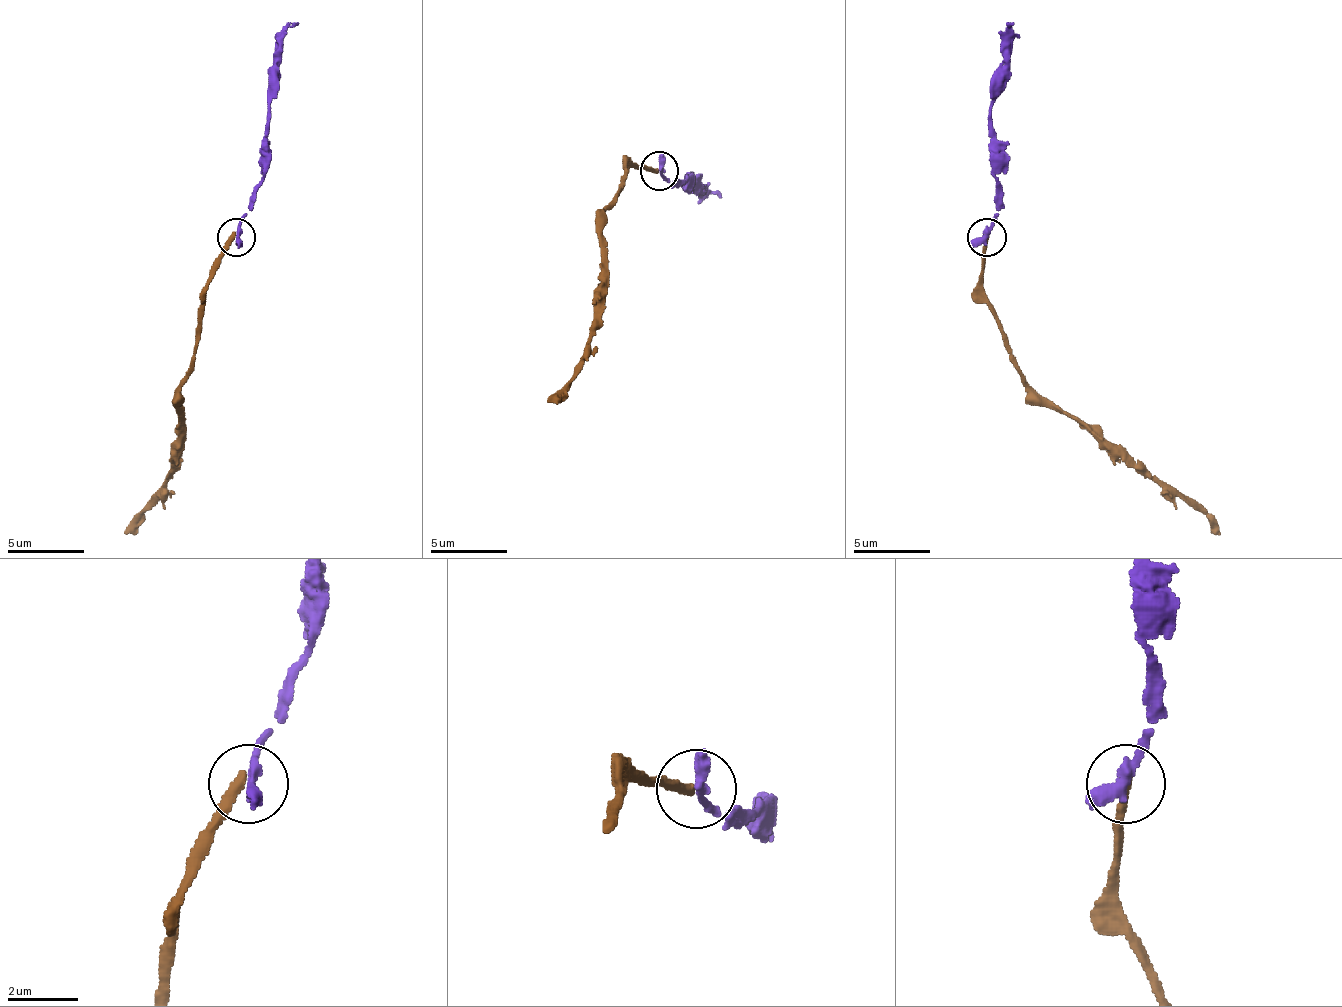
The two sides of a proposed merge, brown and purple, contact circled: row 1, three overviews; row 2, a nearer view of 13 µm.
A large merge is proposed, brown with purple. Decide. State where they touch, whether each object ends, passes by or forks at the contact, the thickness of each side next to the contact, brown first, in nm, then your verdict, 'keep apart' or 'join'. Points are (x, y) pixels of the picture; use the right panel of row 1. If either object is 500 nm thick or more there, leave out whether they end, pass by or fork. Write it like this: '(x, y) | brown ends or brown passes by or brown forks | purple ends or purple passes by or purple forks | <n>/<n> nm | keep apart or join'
(986, 237) | brown ends | purple ends | 280/420 nm | keep apart

